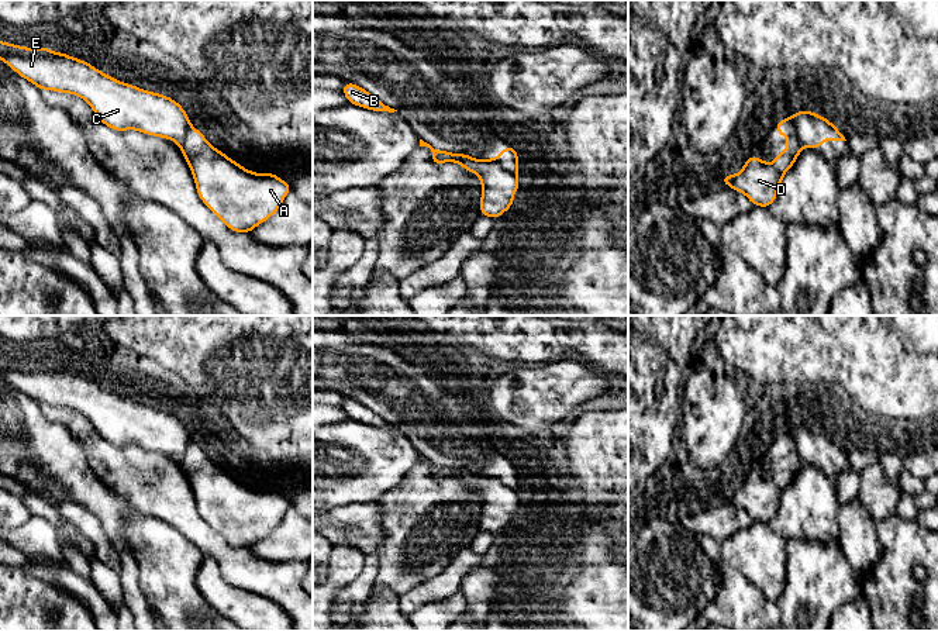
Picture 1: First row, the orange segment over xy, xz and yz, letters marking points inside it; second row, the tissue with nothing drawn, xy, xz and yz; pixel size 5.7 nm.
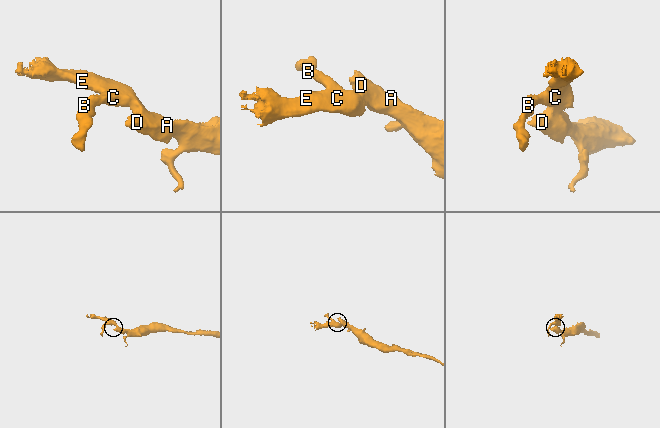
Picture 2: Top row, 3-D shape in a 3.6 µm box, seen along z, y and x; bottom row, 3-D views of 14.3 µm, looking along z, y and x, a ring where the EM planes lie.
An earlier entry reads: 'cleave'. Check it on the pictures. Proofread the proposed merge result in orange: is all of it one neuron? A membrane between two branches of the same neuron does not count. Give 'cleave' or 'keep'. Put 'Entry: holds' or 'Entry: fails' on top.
Entry: holds
cleave

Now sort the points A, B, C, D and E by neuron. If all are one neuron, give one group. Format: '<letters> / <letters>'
A D / B C E

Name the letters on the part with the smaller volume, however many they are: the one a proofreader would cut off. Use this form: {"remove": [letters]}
{"remove": ["B", "C", "E"]}

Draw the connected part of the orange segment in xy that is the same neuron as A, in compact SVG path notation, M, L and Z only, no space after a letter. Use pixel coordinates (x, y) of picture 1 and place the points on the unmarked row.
M189 441L185 455L177 461L193 489L199 513L234 548L251 549L280 524L292 507L292 501L275 489L254 489L238 480L215 465L193 441Z

